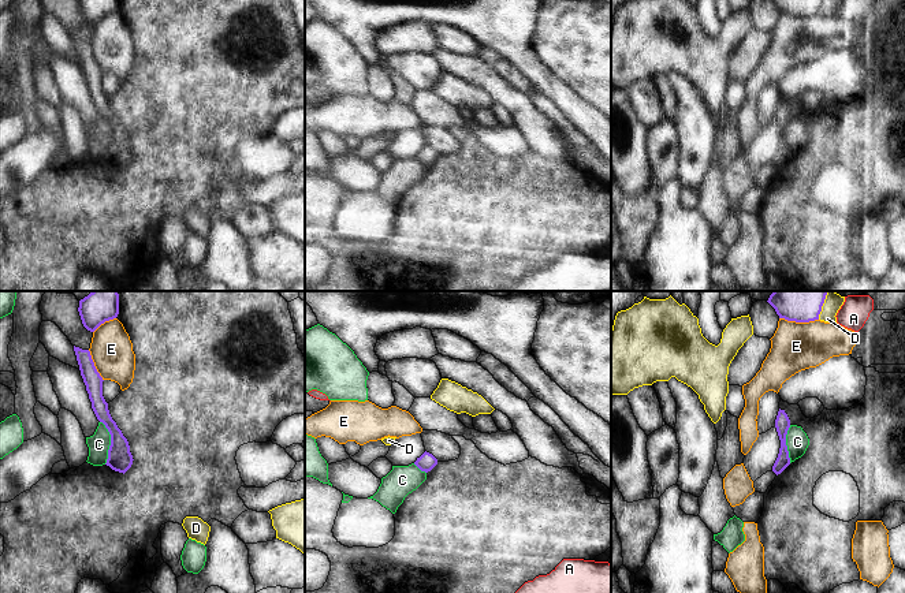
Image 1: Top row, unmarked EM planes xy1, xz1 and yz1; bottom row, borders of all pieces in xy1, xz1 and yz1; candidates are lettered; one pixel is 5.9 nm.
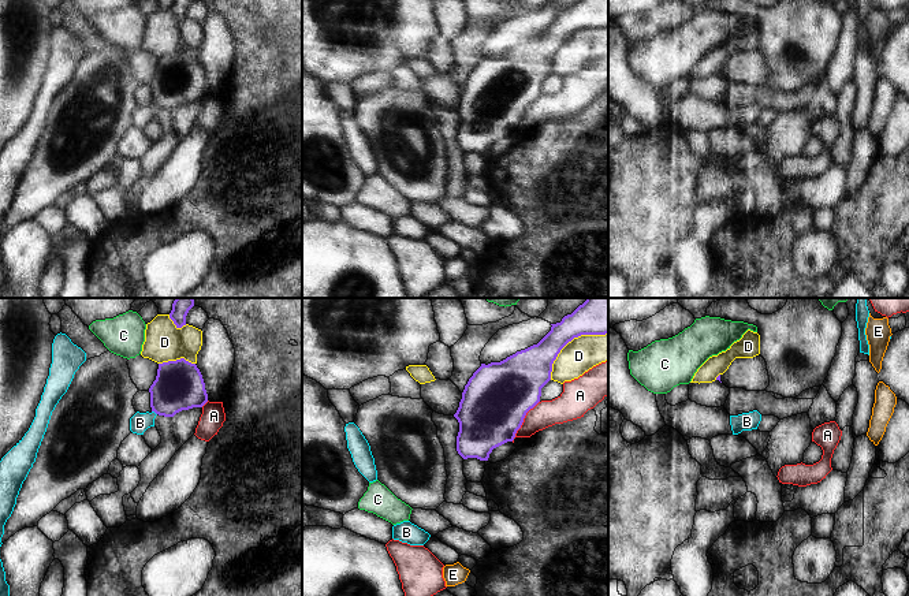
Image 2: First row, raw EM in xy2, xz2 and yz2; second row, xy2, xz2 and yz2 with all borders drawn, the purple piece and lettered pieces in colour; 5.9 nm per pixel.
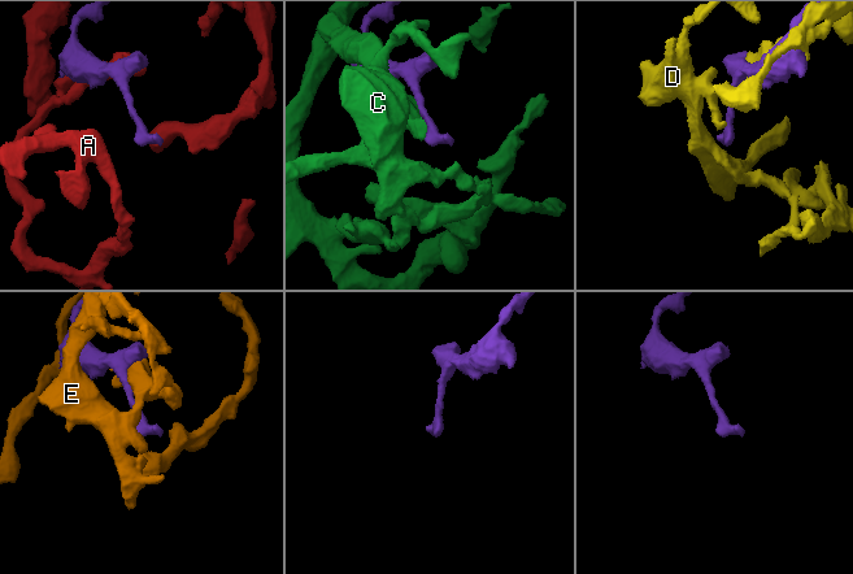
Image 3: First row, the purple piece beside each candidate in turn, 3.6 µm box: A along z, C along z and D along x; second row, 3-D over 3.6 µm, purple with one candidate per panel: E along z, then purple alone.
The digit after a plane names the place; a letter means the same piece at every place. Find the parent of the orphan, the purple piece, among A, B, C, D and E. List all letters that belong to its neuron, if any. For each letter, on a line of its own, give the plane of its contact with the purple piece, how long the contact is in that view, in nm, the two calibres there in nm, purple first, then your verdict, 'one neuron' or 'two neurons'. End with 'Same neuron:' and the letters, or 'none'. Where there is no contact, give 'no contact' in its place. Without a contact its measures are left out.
A: meets purple in xz2; contact 280 nm long; 400 nm thick on the purple side, 160 nm on the other; two neurons
B: meets purple in xy2; contact 40 nm long; 280 nm thick on the purple side, 110 nm on the other; one neuron
C: meets purple in xy1; contact 260 nm long; 140 nm thick on the purple side, 130 nm on the other; two neurons
D: meets purple in xz2; contact 440 nm long; 240 nm thick on the purple side, 200 nm on the other; two neurons
E: meets purple in yz1; contact 240 nm long; 300 nm thick on the purple side, 280 nm on the other; two neurons
Same neuron: B

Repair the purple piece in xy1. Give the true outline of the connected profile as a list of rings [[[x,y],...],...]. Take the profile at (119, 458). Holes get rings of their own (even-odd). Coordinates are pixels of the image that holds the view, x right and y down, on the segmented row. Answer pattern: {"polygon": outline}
{"polygon": [[[74,346],[81,376],[86,385],[92,409],[100,422],[105,425],[111,435],[107,466],[119,473],[126,473],[133,465],[133,455],[127,439],[112,419],[108,403],[103,396],[103,377],[97,372],[89,350]]]}

